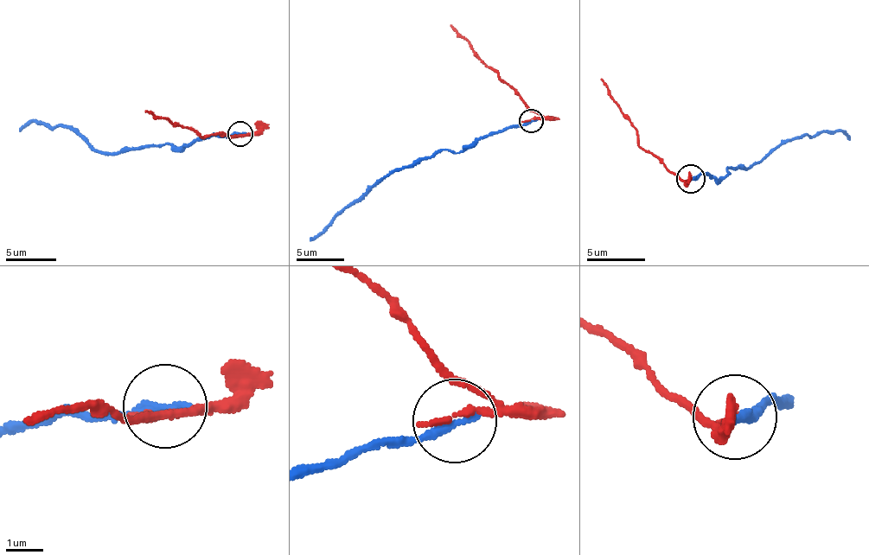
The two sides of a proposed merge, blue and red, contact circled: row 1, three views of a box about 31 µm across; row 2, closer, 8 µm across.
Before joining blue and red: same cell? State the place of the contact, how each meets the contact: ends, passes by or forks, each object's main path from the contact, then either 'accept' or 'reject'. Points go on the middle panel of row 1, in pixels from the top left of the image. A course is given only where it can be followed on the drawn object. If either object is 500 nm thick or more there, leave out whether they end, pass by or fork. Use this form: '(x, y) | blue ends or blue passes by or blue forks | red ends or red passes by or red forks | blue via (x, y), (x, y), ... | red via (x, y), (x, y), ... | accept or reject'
(531, 120) | blue ends | red ends | blue via (532, 121), (505, 126), (481, 137), (458, 152), (435, 150), (410, 165), (396, 168), (347, 205), (309, 239) | red via (532, 118), (536, 114), (501, 79), (486, 67), (450, 24) | reject

